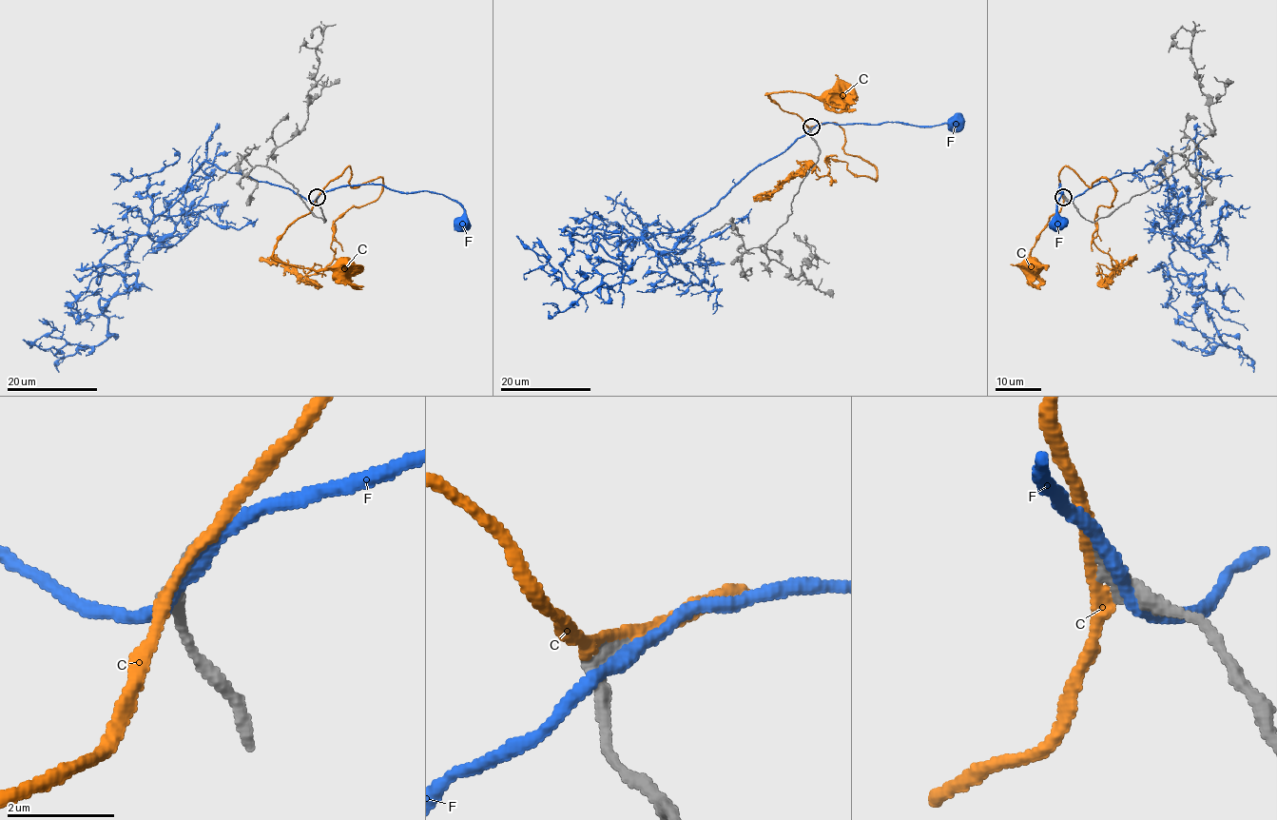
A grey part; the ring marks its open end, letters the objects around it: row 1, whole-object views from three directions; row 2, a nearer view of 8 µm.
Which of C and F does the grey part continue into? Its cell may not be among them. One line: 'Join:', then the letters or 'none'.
Join: C

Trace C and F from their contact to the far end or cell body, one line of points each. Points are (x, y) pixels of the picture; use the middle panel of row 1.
C: (809, 127), (798, 115), (785, 112), (767, 92), (791, 91), (827, 97), (838, 90), (840, 93)
F: (810, 128), (822, 123), (899, 122), (937, 126), (957, 117), (957, 120)

